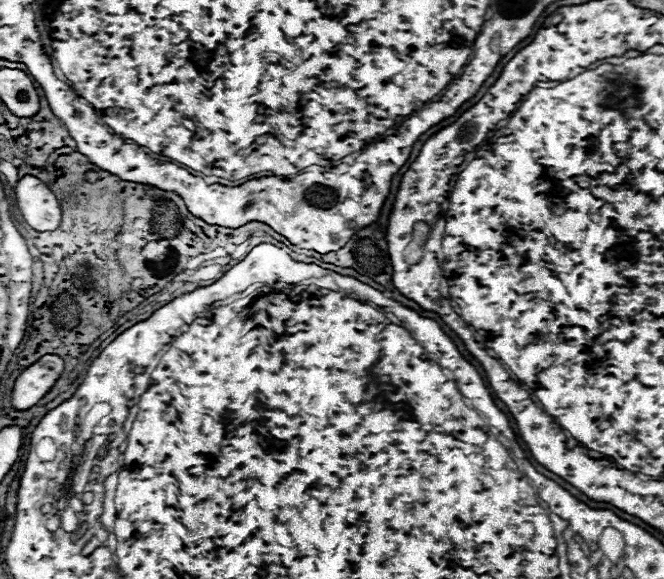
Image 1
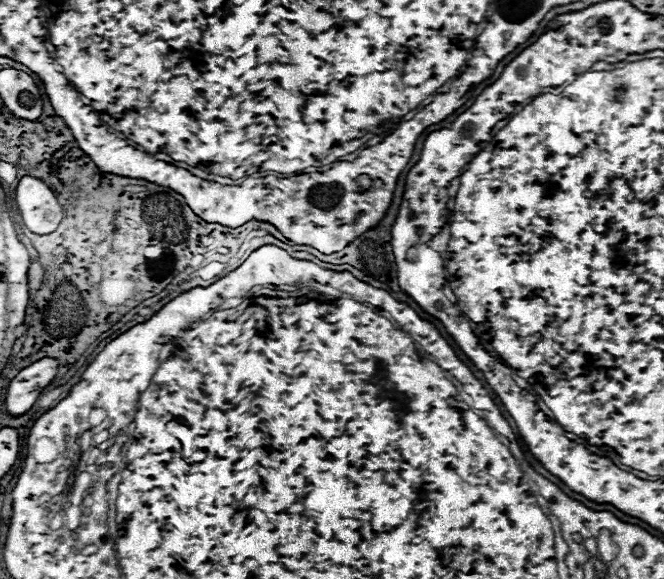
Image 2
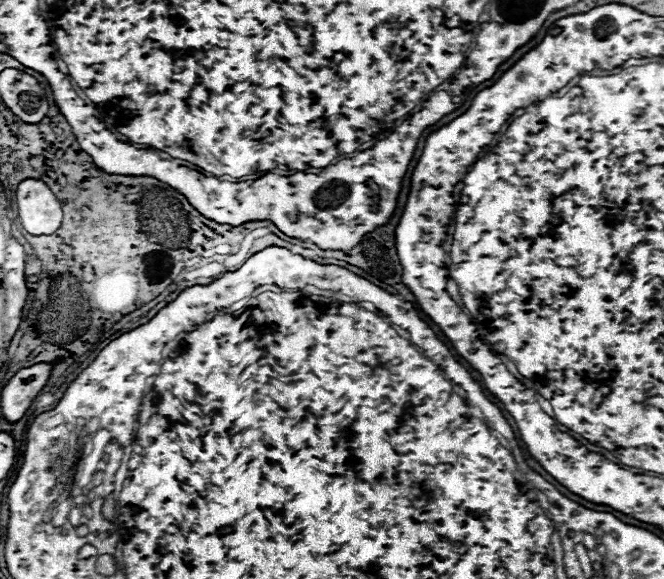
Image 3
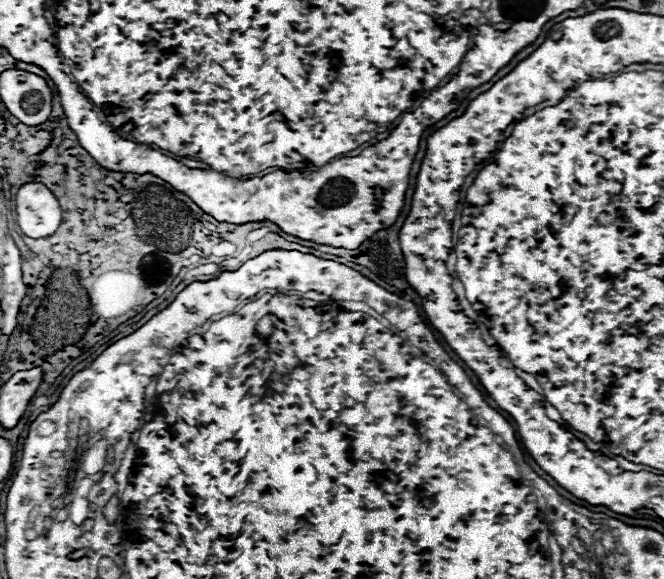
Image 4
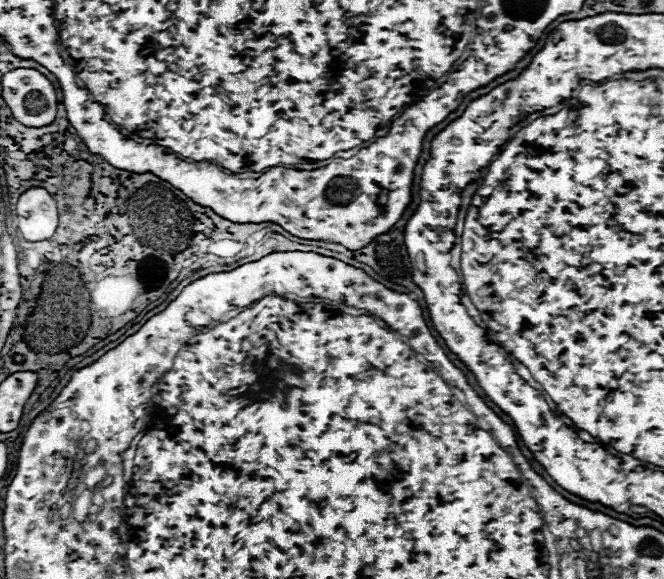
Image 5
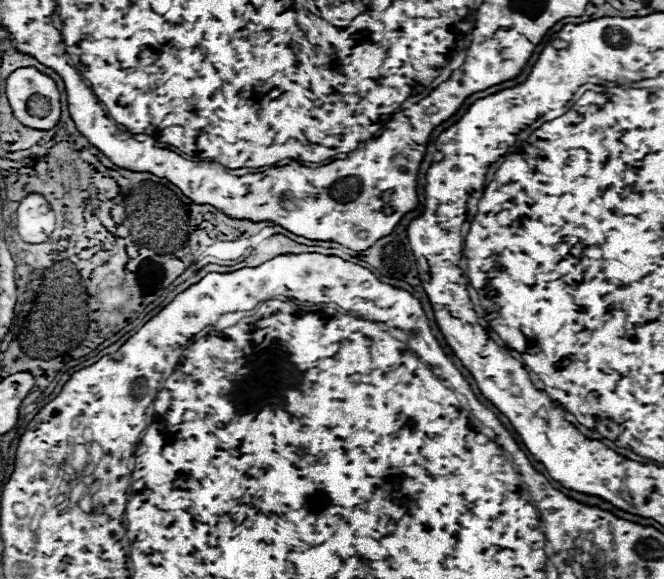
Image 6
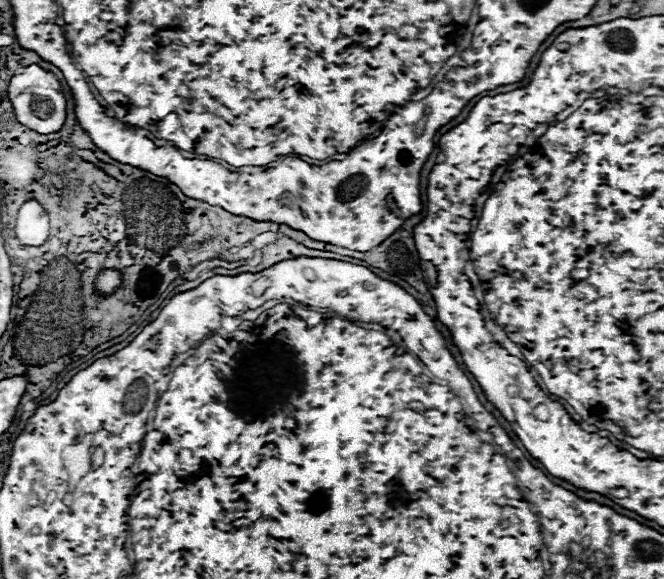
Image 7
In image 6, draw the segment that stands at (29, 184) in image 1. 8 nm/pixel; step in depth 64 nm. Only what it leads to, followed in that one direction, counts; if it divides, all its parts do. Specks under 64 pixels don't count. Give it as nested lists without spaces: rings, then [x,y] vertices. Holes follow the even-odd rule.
[[[38,194],[26,196],[18,206],[16,230],[28,244],[46,242],[54,232],[54,212],[50,210],[50,204]]]

